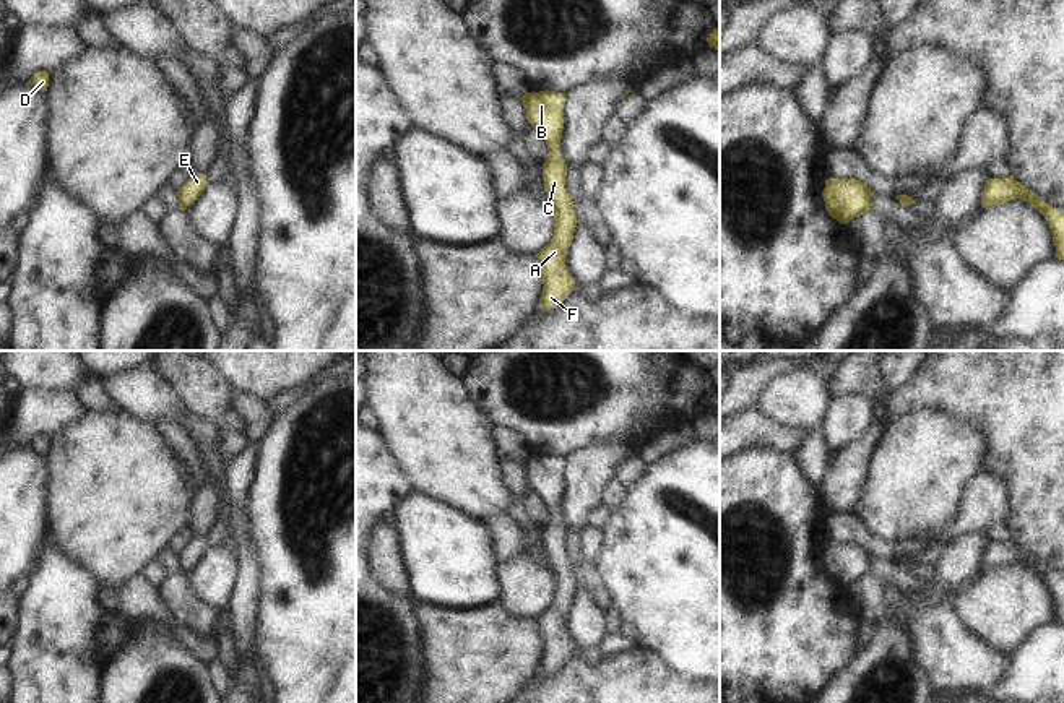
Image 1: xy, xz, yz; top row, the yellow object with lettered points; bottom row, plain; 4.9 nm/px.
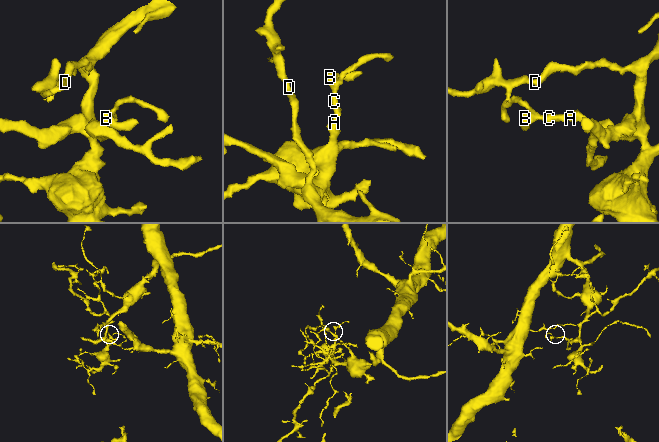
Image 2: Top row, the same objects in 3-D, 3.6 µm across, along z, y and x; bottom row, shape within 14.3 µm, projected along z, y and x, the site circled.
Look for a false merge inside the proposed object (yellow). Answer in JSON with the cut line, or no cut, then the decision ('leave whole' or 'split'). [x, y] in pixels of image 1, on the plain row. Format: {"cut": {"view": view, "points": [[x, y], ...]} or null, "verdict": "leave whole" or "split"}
{"cut": null, "verdict": "leave whole"}

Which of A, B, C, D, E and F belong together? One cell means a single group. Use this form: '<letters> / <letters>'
A B C D E F

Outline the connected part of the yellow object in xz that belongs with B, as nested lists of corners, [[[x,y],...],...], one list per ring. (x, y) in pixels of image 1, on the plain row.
[[[525,456],[521,466],[531,490],[544,502],[549,518],[543,528],[544,554],[554,578],[554,601],[534,619],[543,640],[539,672],[557,672],[575,651],[575,643],[565,632],[567,614],[573,604],[577,578],[565,552],[567,528],[559,507],[564,495],[565,456]]]

